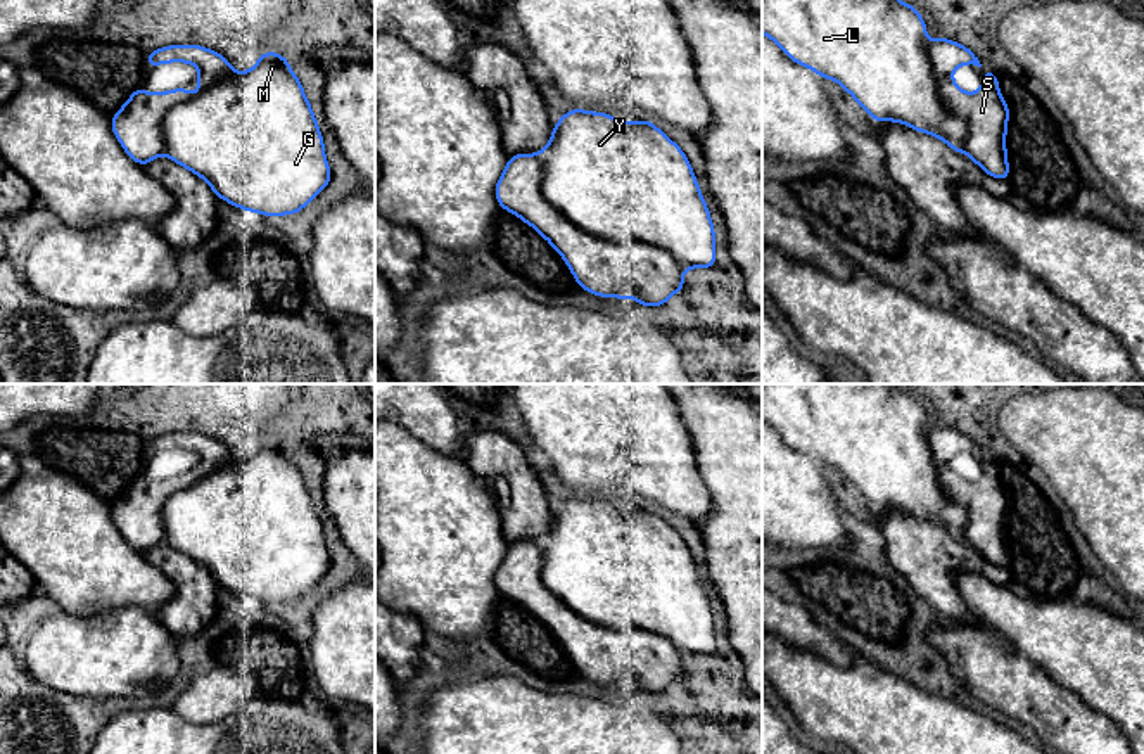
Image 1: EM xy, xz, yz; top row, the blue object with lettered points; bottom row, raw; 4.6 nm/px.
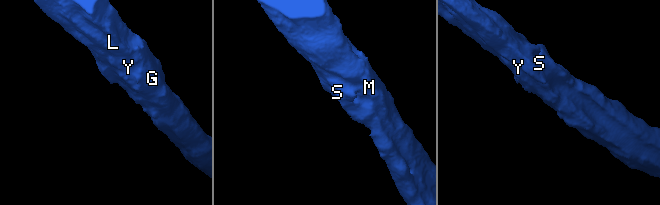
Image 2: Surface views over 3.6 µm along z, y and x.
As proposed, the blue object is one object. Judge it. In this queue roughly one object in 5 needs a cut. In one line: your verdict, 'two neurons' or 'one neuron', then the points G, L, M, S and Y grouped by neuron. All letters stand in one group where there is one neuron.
one neuron; groups G L M S Y

